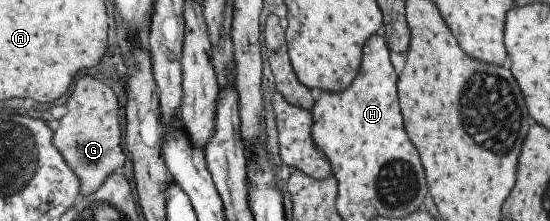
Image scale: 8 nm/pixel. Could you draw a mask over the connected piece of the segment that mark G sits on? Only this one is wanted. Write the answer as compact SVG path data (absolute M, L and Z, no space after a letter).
M89 75L77 77L73 86L65 103L66 114L59 119L51 143L78 177L79 194L82 190L91 193L113 173L114 168L122 167L126 158L120 146L122 132L118 124L118 101L110 87Z

